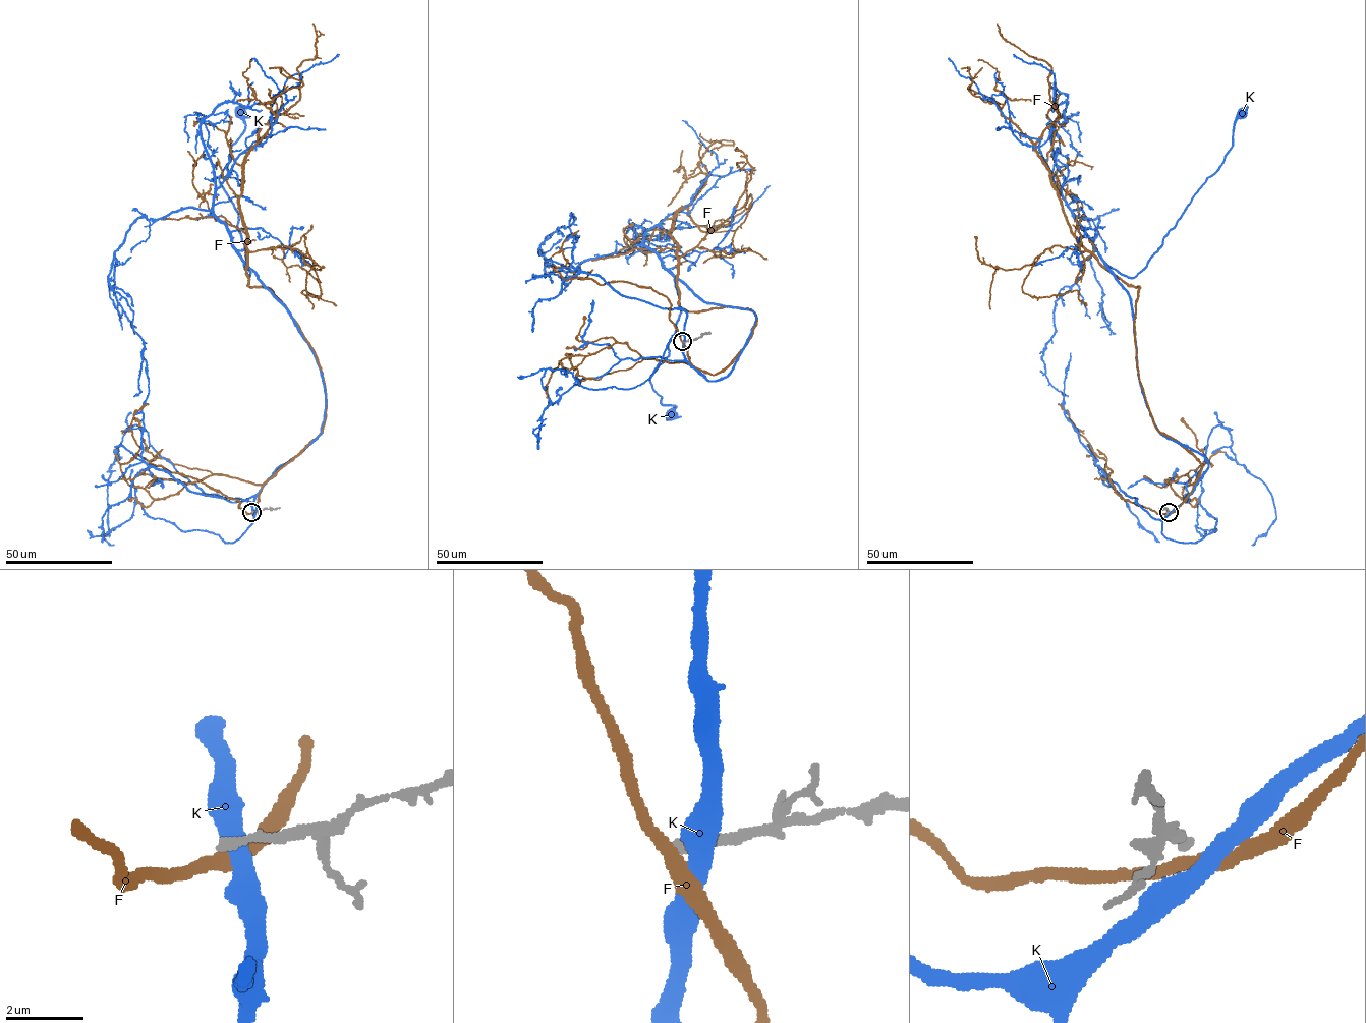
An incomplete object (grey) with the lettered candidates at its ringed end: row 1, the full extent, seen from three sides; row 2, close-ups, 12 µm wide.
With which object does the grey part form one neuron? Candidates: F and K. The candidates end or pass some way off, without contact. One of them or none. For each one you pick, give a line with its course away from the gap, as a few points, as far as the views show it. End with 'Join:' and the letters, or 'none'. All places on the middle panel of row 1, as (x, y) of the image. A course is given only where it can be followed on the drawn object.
Join: none

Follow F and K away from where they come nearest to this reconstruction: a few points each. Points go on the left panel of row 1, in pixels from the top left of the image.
F: (251, 513), (325, 418), (315, 352), (272, 292), (248, 285), (239, 207), (258, 132), (299, 100), (312, 24)
K: (252, 513), (267, 480), (321, 433), (325, 393), (289, 311), (244, 268), (219, 181), (241, 112)

